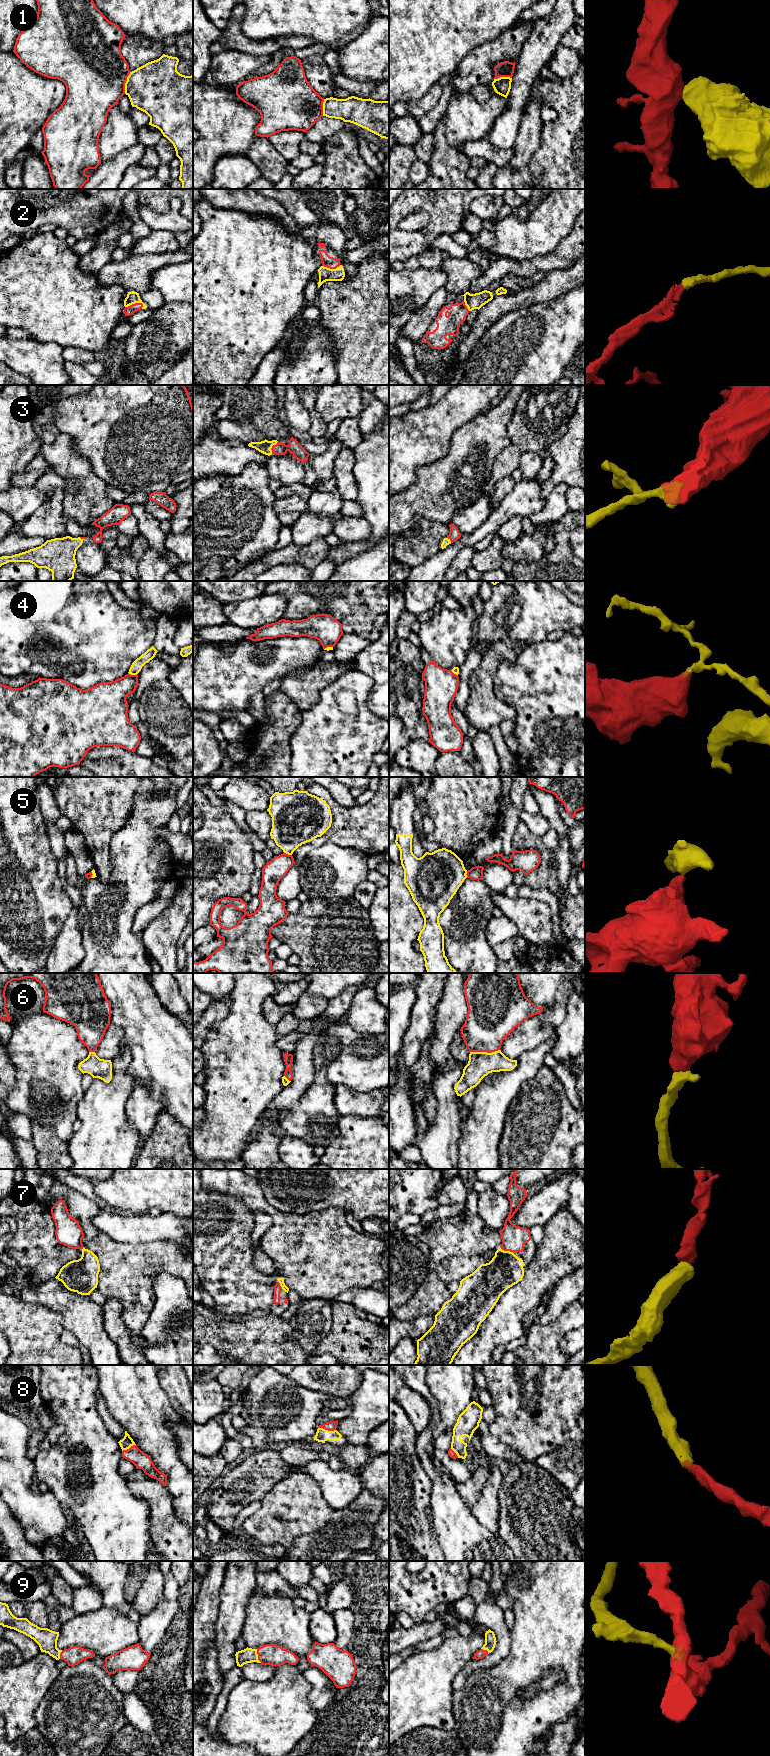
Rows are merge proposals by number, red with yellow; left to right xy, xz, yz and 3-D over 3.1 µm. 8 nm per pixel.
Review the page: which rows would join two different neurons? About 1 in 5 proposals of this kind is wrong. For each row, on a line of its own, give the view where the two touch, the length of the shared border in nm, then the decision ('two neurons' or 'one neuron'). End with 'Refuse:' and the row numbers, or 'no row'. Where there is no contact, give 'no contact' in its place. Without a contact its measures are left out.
1: contact in xy; length 180 nm; two neurons
2: contact in xy; length 150 nm; one neuron
3: contact in xz; length 120 nm; one neuron
4: contact in xy; length 80 nm; two neurons
5: contact in xz; length 70 nm; two neurons
6: contact in yz; length 240 nm; one neuron
7: contact in yz; length 120 nm; one neuron
8: contact in xz; length 150 nm; one neuron
9: contact in xz; length 120 nm; one neuron
Refuse: 1, 4, 5

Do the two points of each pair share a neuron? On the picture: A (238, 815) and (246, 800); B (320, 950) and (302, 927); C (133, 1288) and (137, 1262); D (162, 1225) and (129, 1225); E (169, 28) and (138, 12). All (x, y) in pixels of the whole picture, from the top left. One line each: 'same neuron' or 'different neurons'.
A: different neurons
B: same neuron
C: same neuron
D: same neuron
E: same neuron

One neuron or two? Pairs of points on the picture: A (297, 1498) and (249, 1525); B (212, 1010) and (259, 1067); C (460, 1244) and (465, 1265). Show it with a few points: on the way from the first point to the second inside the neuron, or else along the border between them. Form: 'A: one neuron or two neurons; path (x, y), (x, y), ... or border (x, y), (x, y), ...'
A: one neuron; path (285, 1502), (281, 1503), (268, 1516), (261, 1516)
B: two neurons; border (229, 998), (227, 1014), (212, 1026), (205, 1038)
C: two neurons; border (481, 1256), (451, 1256), (441, 1262)

